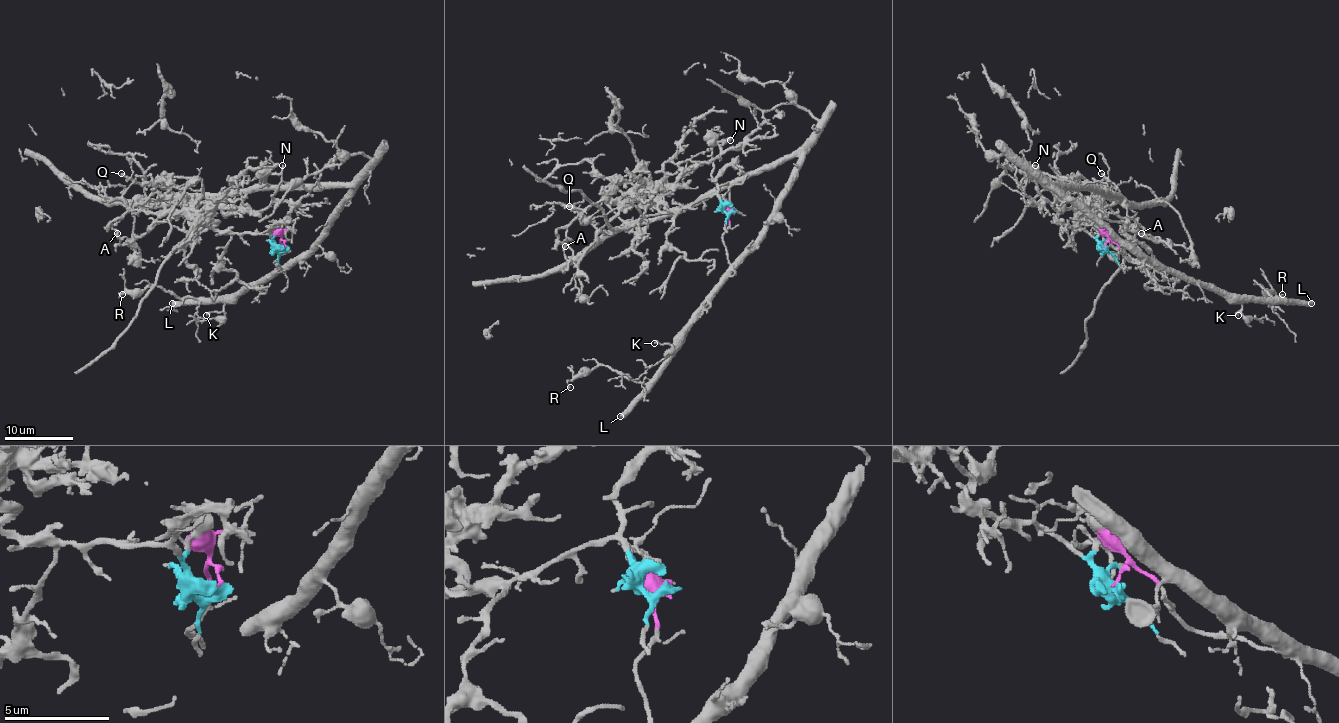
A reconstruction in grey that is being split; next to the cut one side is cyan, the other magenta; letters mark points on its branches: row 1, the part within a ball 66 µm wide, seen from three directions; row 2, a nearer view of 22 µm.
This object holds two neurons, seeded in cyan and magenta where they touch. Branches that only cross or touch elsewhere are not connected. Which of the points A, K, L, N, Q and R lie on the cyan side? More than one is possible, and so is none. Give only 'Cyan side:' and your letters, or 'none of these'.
Cyan side: A, N

